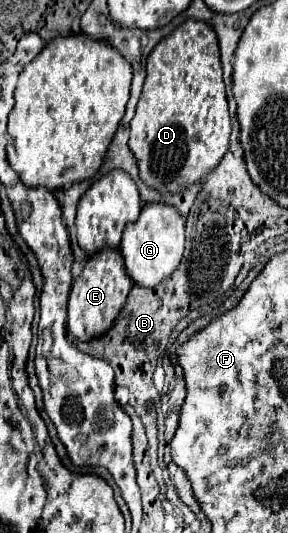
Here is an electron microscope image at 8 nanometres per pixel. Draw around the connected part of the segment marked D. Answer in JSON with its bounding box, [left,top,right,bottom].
[130,19,230,193]

